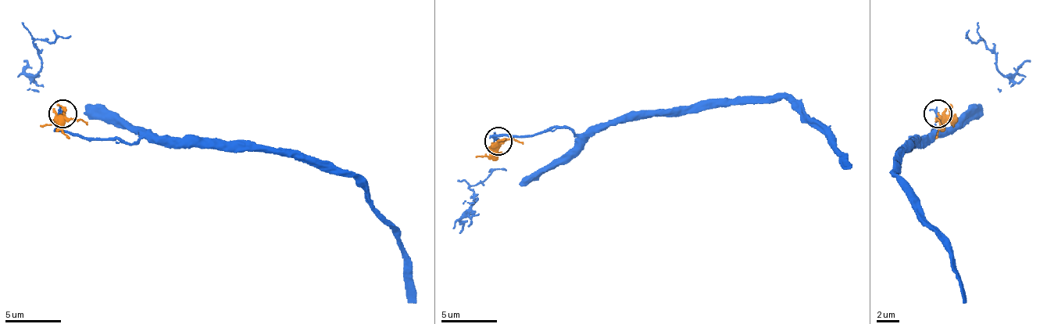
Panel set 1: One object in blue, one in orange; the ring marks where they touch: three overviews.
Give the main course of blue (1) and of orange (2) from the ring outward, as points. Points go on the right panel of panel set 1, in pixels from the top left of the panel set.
1: (938, 114), (933, 136), (919, 139), (897, 162), (897, 175), (913, 196), (913, 209), (949, 254), (966, 301)
2: (938, 114), (955, 125)

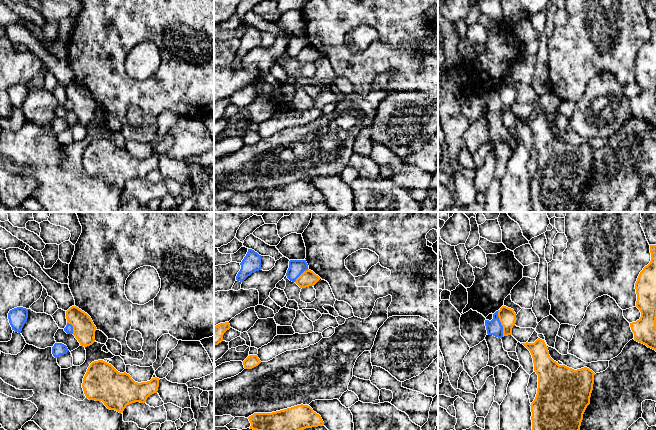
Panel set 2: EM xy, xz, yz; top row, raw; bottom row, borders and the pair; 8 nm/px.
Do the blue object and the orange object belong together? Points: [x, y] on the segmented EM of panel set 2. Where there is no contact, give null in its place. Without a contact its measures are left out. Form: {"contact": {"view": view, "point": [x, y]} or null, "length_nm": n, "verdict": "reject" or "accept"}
{"contact": {"view": "yz", "point": [500, 323]}, "length_nm": 220, "verdict": "reject"}

